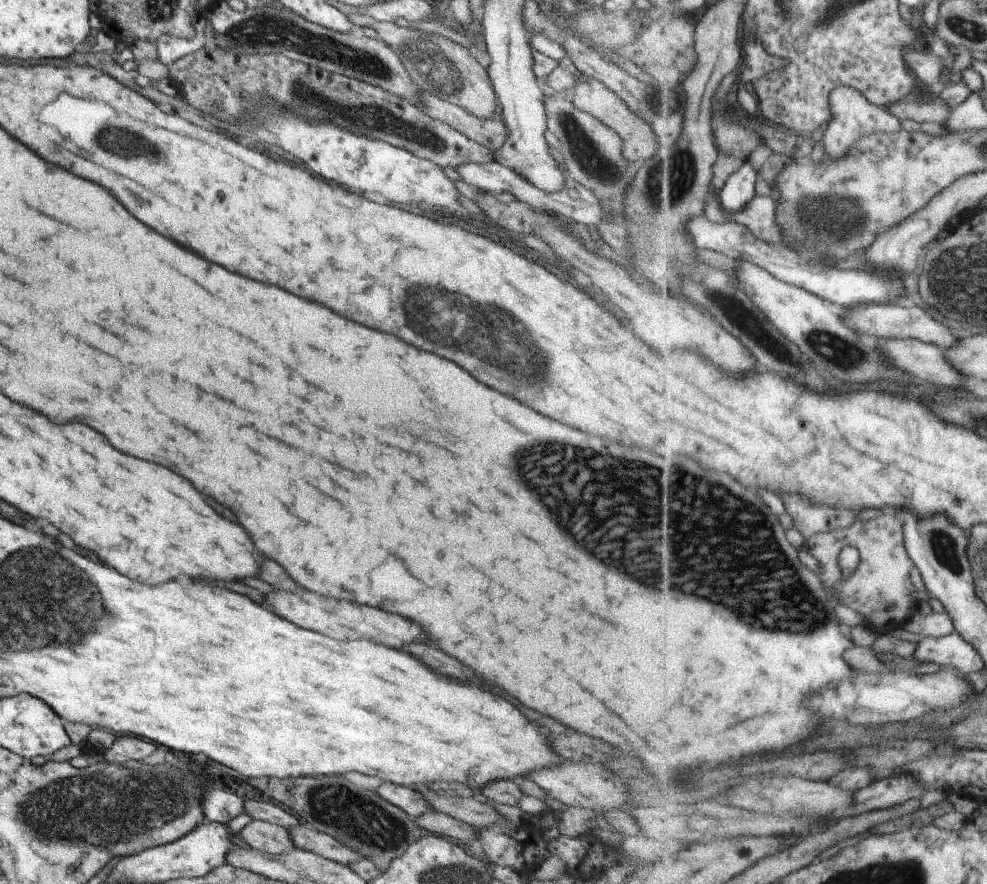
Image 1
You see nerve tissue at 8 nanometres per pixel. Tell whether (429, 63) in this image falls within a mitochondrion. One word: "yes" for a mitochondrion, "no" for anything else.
yes

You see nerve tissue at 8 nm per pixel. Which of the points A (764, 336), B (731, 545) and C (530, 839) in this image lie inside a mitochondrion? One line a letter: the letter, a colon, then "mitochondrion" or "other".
A: mitochondrion
B: mitochondrion
C: other

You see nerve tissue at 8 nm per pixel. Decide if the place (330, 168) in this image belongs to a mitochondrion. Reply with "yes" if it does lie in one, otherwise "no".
no

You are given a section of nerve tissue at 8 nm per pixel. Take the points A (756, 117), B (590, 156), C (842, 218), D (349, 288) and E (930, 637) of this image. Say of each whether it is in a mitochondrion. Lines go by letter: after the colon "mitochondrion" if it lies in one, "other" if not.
A: other
B: mitochondrion
C: mitochondrion
D: other
E: other

